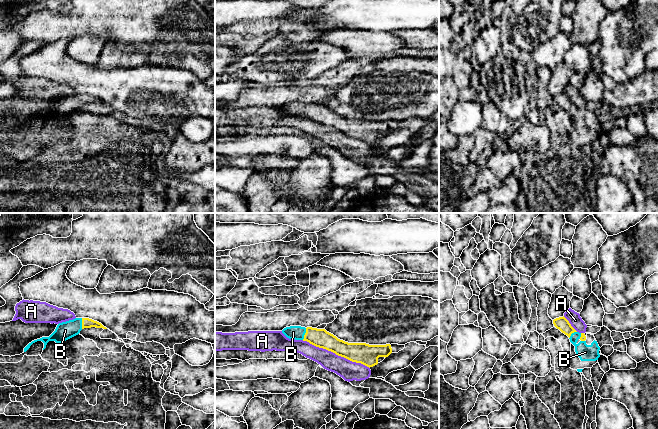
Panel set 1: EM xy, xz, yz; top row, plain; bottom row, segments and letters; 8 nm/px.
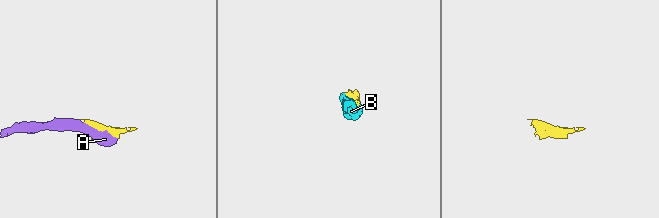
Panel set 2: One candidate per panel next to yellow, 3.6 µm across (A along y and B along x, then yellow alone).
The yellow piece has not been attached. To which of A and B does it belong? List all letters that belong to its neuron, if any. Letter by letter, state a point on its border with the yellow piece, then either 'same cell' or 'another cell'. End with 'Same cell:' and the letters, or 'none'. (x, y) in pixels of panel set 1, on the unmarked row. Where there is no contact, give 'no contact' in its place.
A: contact xz (336, 130); another cell
B: contact xz (305, 110); same cell
Same cell: B

